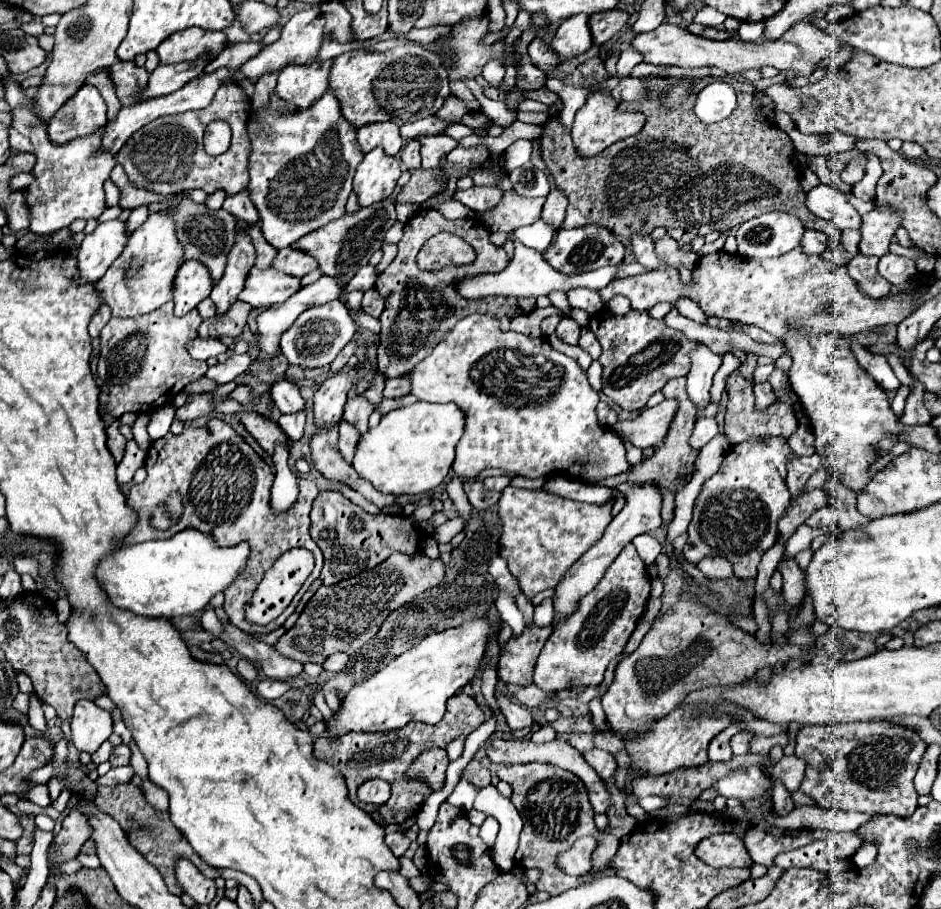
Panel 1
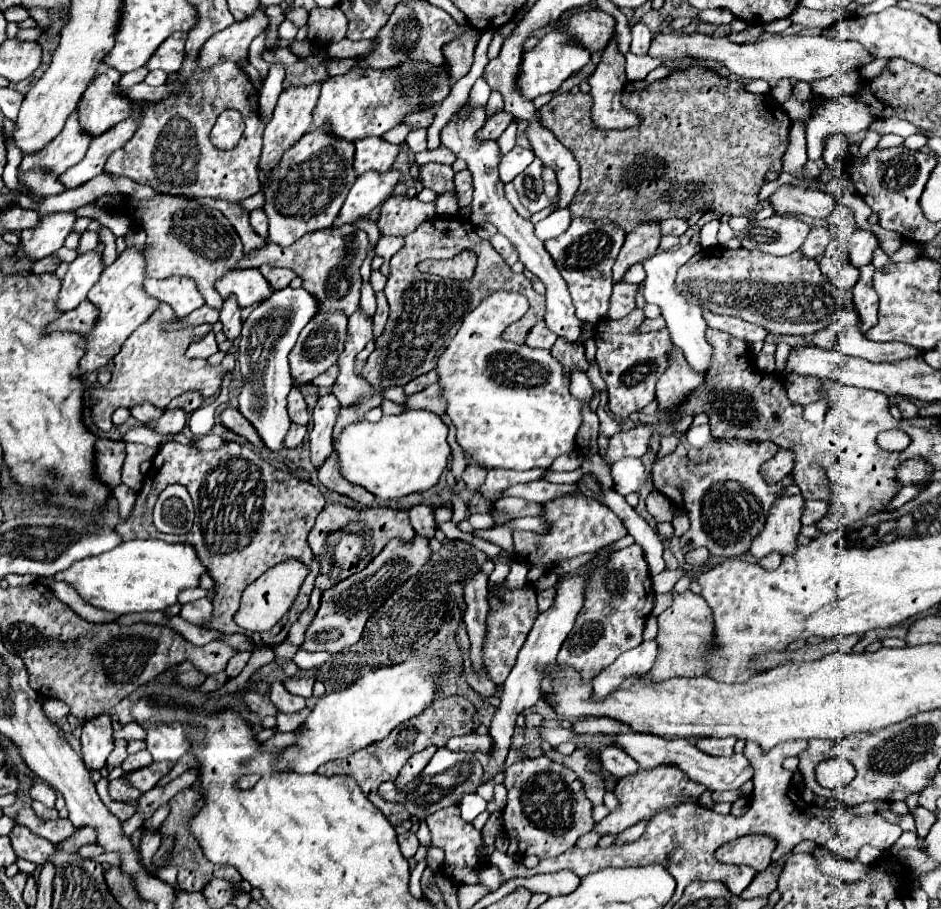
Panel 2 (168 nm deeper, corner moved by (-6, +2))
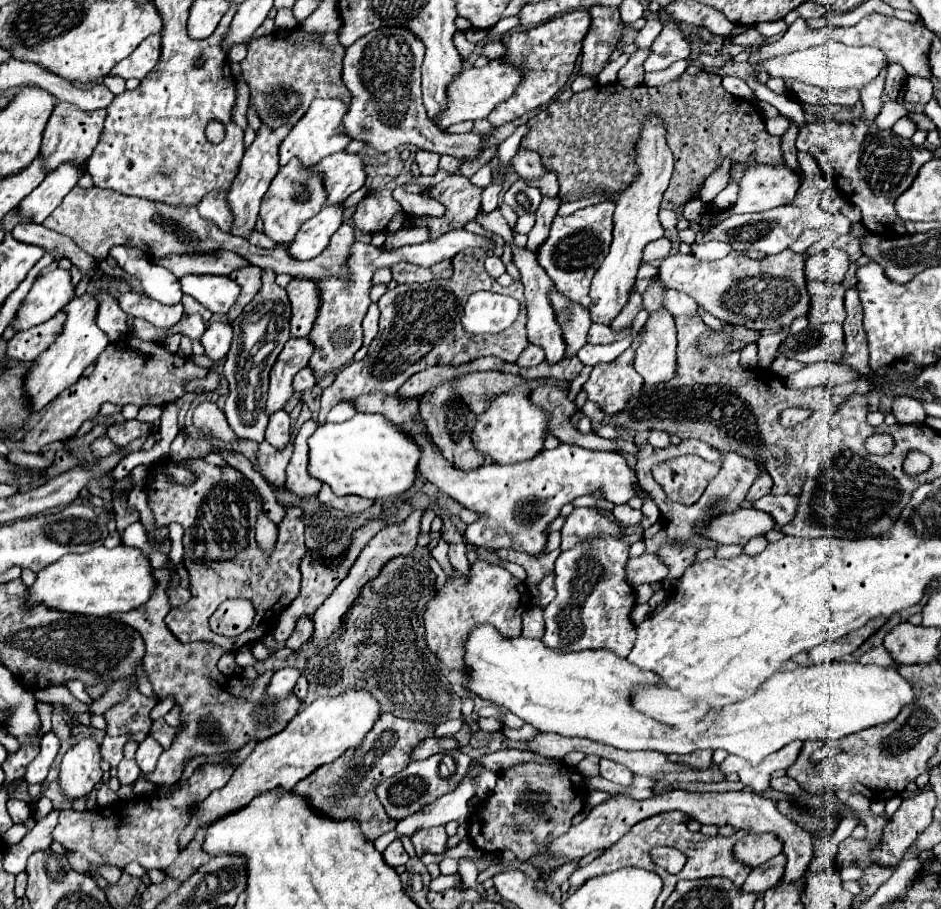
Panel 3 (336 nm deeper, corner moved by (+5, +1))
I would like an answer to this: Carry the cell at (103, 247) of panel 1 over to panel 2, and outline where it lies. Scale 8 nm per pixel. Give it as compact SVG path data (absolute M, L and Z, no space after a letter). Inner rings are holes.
M91 250L91 252L77 256L69 264L69 270L63 278L57 308L67 312L67 310L73 310L79 302L83 302L87 298L87 292L93 288L95 280L99 280L103 268L105 268L105 264L103 264L101 252Z

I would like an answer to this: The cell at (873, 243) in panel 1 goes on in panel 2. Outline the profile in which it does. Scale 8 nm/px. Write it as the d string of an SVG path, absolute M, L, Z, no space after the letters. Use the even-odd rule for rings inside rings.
M857 228L853 232L853 236L847 238L843 250L847 252L847 258L853 266L865 266L871 262L873 258L873 252L877 250L879 246L879 238L875 232L871 230L863 230L863 228Z

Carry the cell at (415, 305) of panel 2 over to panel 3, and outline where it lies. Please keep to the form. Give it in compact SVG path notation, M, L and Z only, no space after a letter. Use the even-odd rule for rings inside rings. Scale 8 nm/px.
M464 249L452 259L454 275L448 281L430 281L424 285L418 283L396 285L394 289L386 291L378 301L378 307L382 311L380 331L372 341L368 355L362 361L350 363L346 369L342 369L336 381L322 393L322 407L320 407L318 421L326 423L328 411L342 399L354 399L362 393L376 393L380 389L386 393L396 393L414 373L434 365L456 367L486 355L496 355L508 363L516 363L520 353L528 347L526 329L524 329L526 307L524 307L522 285L520 283L514 283L510 287L498 285L498 281L486 273L484 259L486 259L484 249ZM476 291L506 293L518 299L520 303L520 313L516 317L516 323L512 323L512 327L508 327L506 331L494 337L478 337L478 349L476 349L476 337L466 333L460 323L462 309L468 297Z

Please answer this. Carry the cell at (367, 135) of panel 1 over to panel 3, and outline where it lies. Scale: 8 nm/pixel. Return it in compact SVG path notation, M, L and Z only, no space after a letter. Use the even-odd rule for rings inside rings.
M346 151L334 153L332 157L324 157L324 161L320 161L312 171L320 175L320 179L324 181L324 191L326 191L324 205L342 203L348 195L358 191L366 181L362 157Z

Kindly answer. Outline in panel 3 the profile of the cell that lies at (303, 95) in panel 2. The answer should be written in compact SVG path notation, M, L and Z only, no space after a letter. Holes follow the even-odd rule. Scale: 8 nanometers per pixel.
M262 125L256 139L254 139L254 143L246 149L240 171L238 171L236 179L232 181L228 193L226 193L226 203L232 209L232 217L234 217L234 223L232 223L232 229L230 229L232 235L240 235L240 237L252 235L252 229L256 227L262 195L268 191L270 181L278 173L278 147L280 147L280 141L288 135L288 131L290 131L288 125L282 125L274 131L270 131L268 127Z

